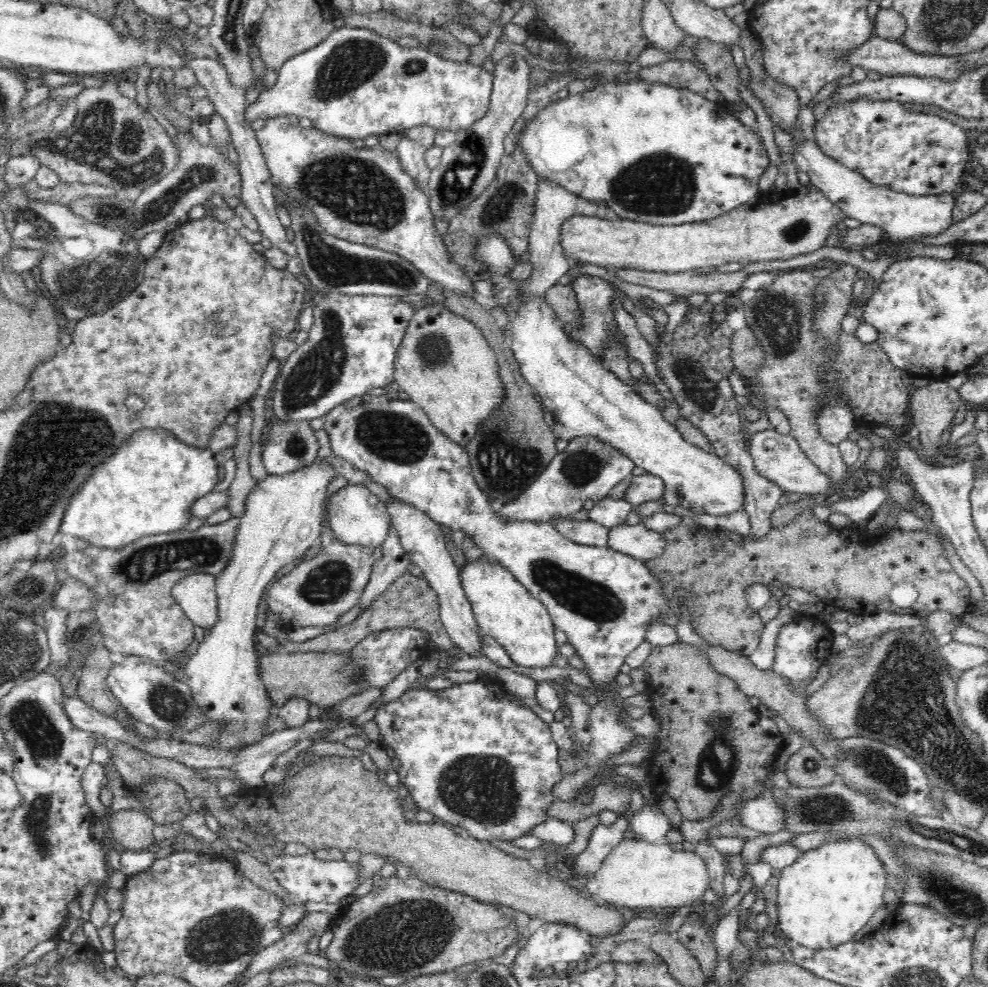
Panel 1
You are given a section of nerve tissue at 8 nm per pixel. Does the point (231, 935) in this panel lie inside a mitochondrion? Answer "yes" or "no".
yes

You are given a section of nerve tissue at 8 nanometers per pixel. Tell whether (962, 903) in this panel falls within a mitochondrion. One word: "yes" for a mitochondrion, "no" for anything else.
yes

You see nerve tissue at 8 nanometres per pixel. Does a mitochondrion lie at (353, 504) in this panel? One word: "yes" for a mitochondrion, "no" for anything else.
no

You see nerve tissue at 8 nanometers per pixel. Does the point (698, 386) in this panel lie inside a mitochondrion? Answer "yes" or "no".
yes

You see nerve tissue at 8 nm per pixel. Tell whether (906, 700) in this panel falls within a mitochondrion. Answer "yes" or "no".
yes

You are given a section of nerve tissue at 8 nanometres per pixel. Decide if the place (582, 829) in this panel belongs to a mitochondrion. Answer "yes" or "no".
no

